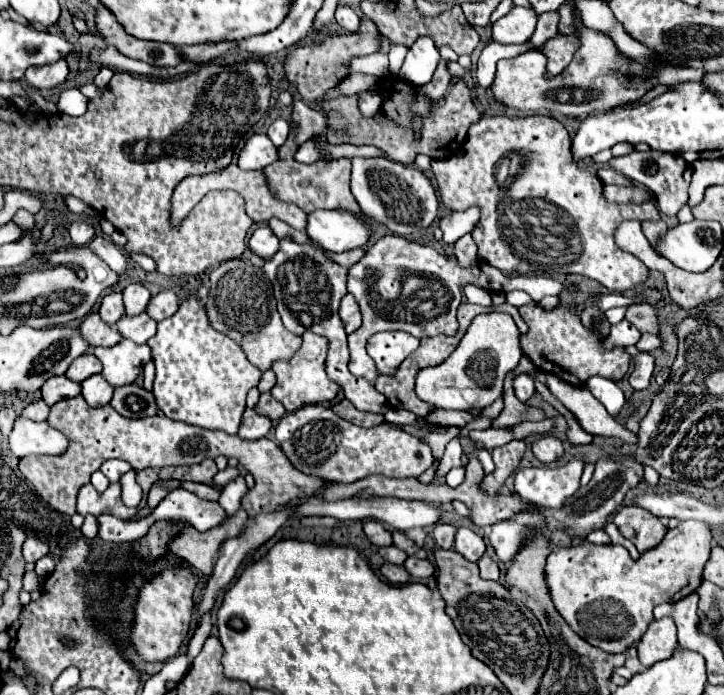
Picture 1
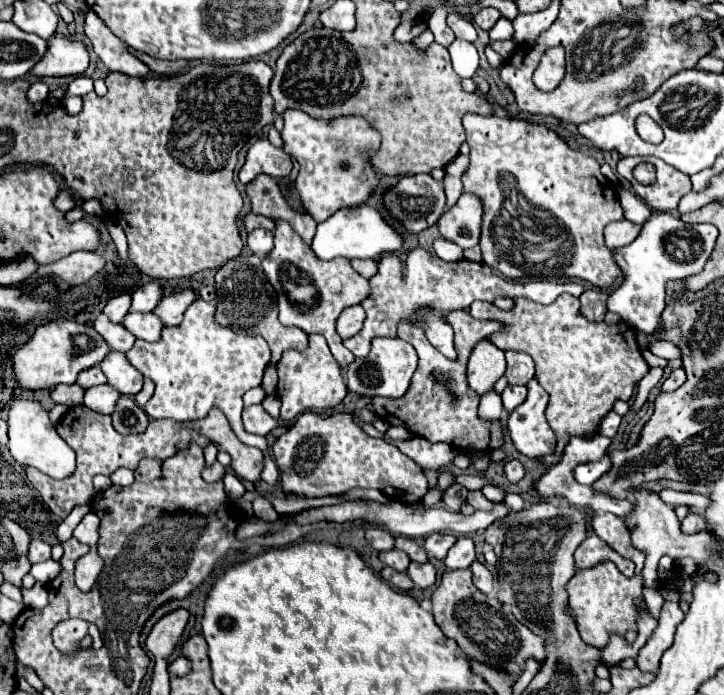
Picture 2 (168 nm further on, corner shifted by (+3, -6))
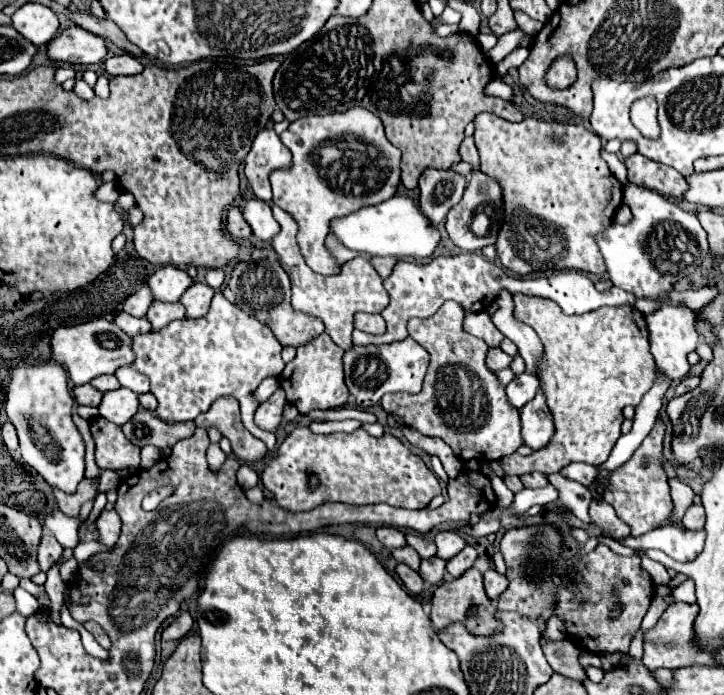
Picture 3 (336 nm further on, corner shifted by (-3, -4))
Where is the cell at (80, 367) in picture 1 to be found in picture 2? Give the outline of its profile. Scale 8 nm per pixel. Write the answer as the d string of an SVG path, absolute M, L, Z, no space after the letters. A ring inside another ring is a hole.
M90 367L90 369L86 369L86 371L82 371L82 373L78 375L78 381L76 381L76 383L78 383L80 387L88 389L88 387L106 383L106 377L104 377L104 373L102 373L100 367Z

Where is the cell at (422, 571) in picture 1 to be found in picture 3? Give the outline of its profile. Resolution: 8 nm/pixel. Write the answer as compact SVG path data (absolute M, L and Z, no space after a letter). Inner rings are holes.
M440 557L426 559L426 561L422 561L422 565L420 565L420 571L418 571L418 573L422 575L422 579L424 579L426 583L438 585L438 583L442 583L444 573L446 573L446 561L442 561Z

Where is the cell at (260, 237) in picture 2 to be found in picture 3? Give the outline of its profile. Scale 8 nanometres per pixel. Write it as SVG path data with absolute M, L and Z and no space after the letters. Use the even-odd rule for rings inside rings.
M260 199L246 201L244 217L246 217L248 225L252 227L252 233L262 241L272 241L280 233L280 227L278 227L276 219L272 217L270 207Z

